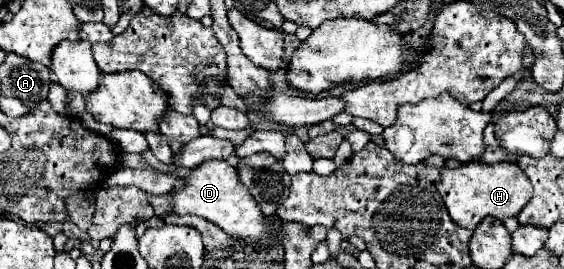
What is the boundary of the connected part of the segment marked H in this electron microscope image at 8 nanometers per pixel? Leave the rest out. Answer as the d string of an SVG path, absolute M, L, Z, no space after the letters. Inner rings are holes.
M476 161L462 163L462 167L458 169L442 167L438 193L442 195L444 205L454 223L466 229L474 229L484 217L496 217L500 221L516 217L532 197L532 183L524 175L524 171L512 161L504 161L498 165L486 165Z

